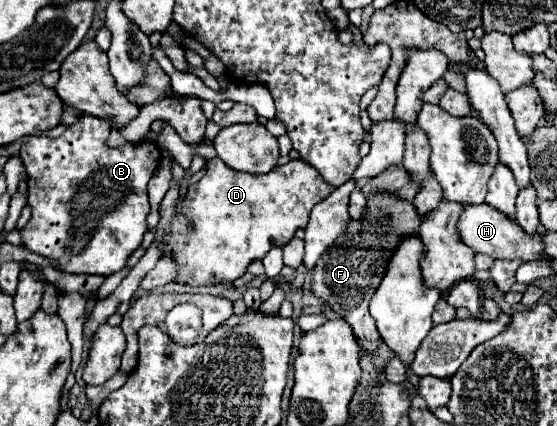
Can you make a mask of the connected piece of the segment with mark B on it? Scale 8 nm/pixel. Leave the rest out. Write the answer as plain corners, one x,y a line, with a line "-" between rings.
81,116
81,120
67,128
59,138
29,136
21,146
21,160
29,174
29,200
31,218
21,230
23,244
53,262
65,272
75,274
101,274
109,276
119,272
129,256
141,246
143,234
149,230
147,214
151,210
147,198
147,182
159,166
161,152
153,140
139,144
125,142
117,148
107,144
111,126
95,116

